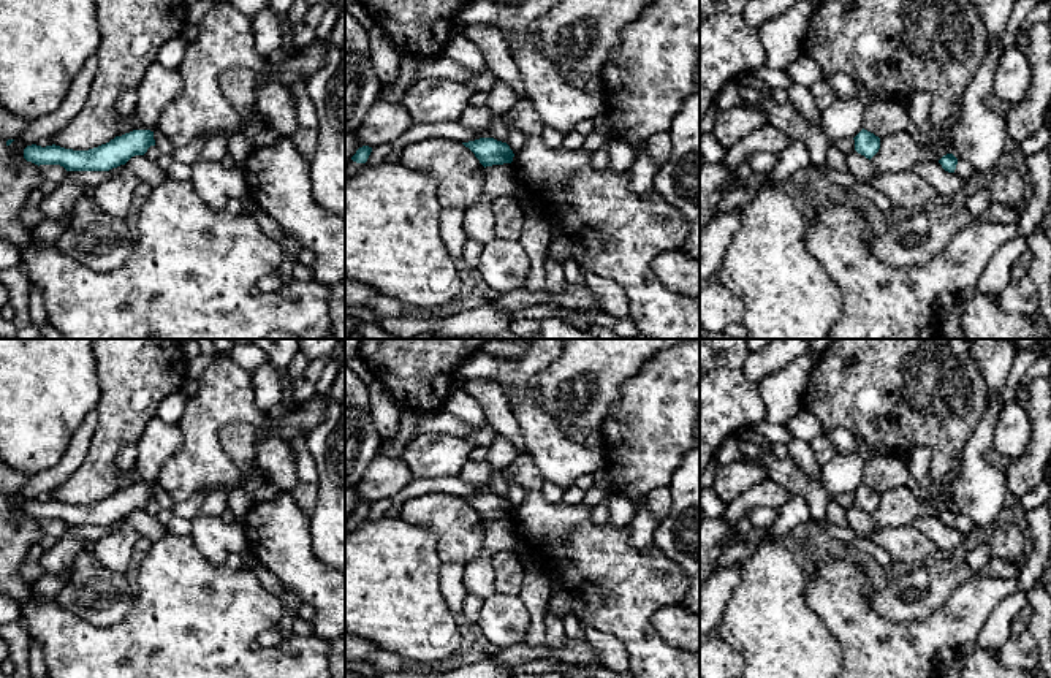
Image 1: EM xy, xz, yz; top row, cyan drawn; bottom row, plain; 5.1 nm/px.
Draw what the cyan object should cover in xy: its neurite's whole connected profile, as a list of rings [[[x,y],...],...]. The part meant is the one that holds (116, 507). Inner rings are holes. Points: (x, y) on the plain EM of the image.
[[[133,485],[89,505],[32,499],[24,504],[24,513],[38,521],[60,520],[66,526],[109,526],[135,510],[144,510],[150,501],[155,501],[154,486]]]

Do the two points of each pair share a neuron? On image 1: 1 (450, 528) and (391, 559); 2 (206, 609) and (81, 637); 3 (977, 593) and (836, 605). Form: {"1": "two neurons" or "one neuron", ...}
{"1": "two neurons", "2": "one neuron", "3": "one neuron"}

